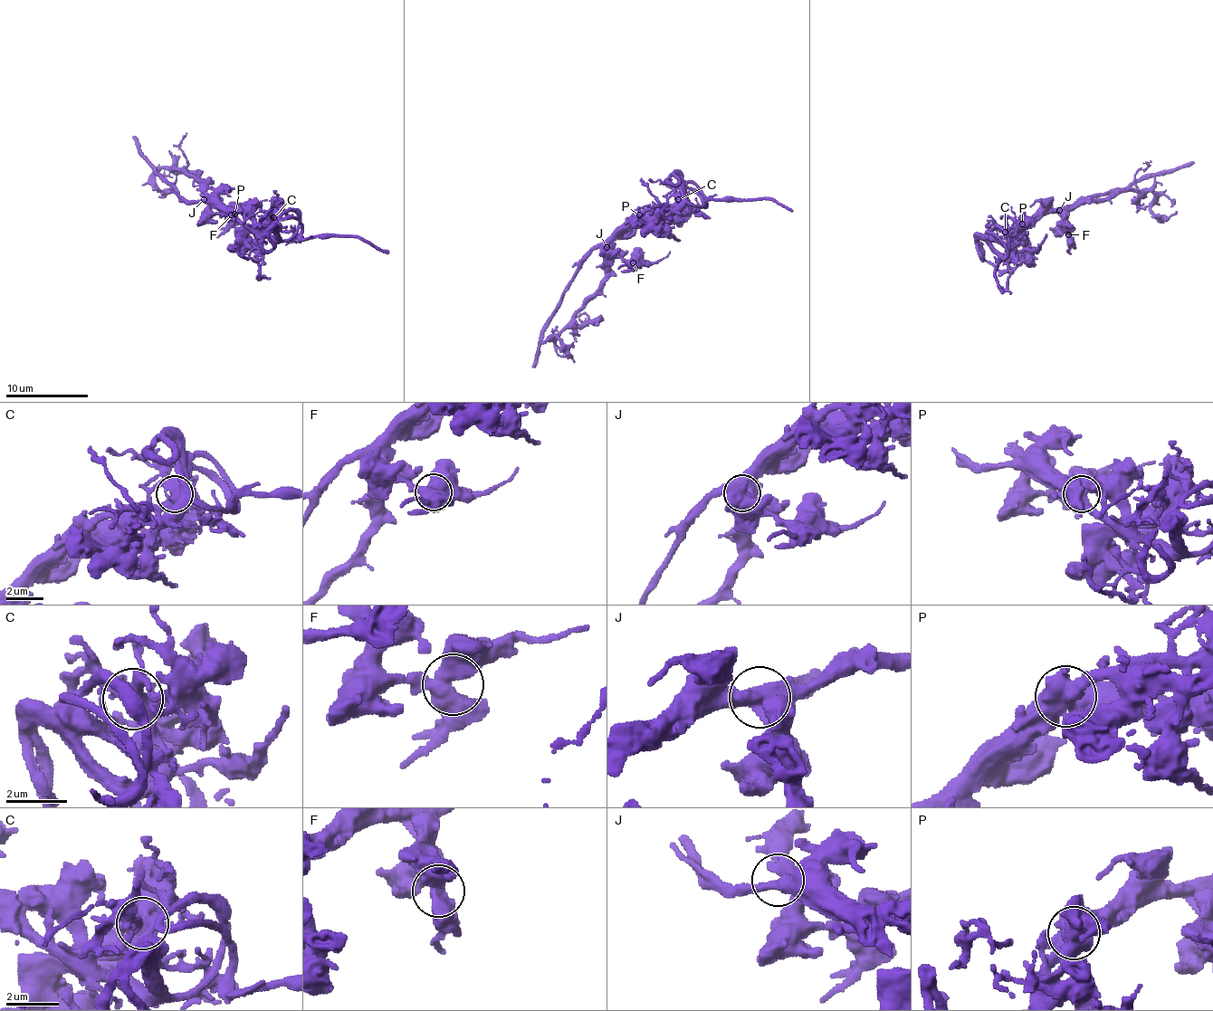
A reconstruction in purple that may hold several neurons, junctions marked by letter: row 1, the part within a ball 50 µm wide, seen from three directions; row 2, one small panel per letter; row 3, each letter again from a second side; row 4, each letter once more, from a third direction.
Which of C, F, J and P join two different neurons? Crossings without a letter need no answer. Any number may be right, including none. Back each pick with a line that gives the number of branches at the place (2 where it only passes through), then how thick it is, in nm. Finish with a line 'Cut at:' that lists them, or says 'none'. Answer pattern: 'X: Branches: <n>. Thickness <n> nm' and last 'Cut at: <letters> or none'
Cut at: none

